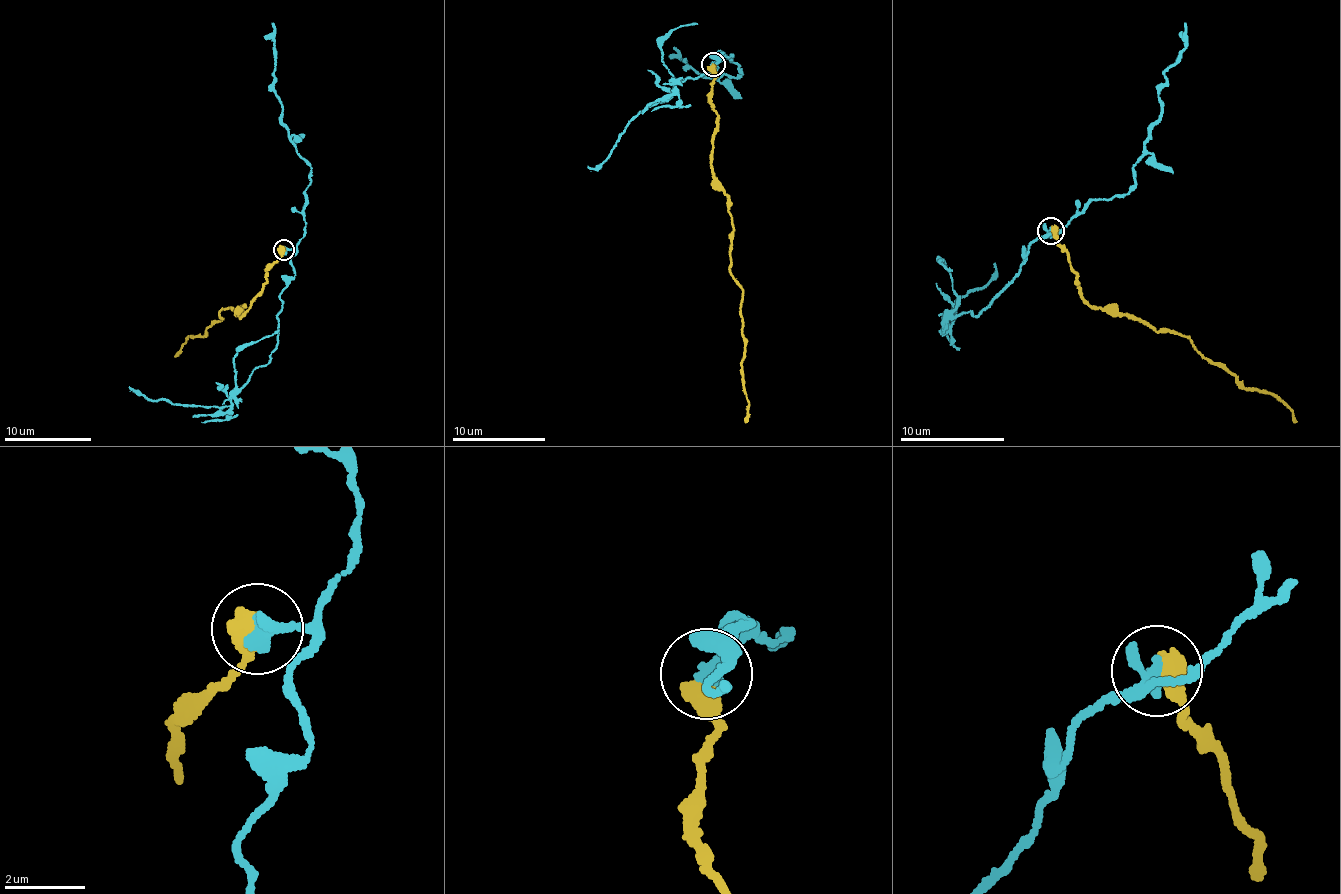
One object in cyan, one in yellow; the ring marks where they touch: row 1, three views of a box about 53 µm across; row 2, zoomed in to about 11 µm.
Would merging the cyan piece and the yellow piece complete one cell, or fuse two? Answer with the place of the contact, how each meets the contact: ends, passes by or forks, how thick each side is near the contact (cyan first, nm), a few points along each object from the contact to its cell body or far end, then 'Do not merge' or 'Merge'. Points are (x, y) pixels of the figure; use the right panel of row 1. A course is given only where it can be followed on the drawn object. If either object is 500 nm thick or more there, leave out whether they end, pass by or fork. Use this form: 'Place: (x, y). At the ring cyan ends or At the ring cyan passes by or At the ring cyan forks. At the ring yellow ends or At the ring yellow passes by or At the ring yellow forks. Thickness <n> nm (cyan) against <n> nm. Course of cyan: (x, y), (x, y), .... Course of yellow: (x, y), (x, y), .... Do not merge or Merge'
Place: (1050, 231). Thickness 280 nm (cyan) against 600 nm. Course of cyan: (1050, 231), (990, 306), (951, 317), (949, 328), (951, 304), (985, 287), (994, 263). Course of yellow: (1052, 230), (1087, 302), (1131, 314), (1156, 329), (1174, 330), (1213, 364), (1290, 409), (1295, 422). Do not merge

